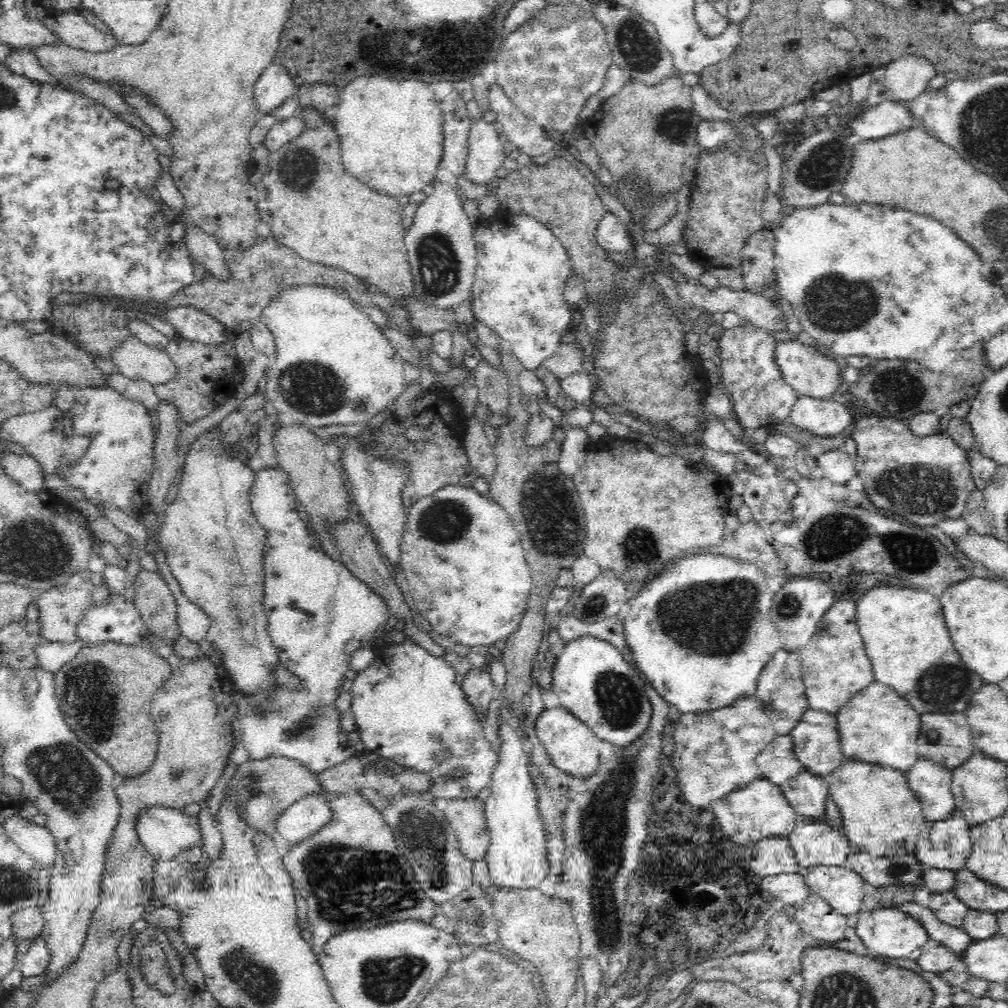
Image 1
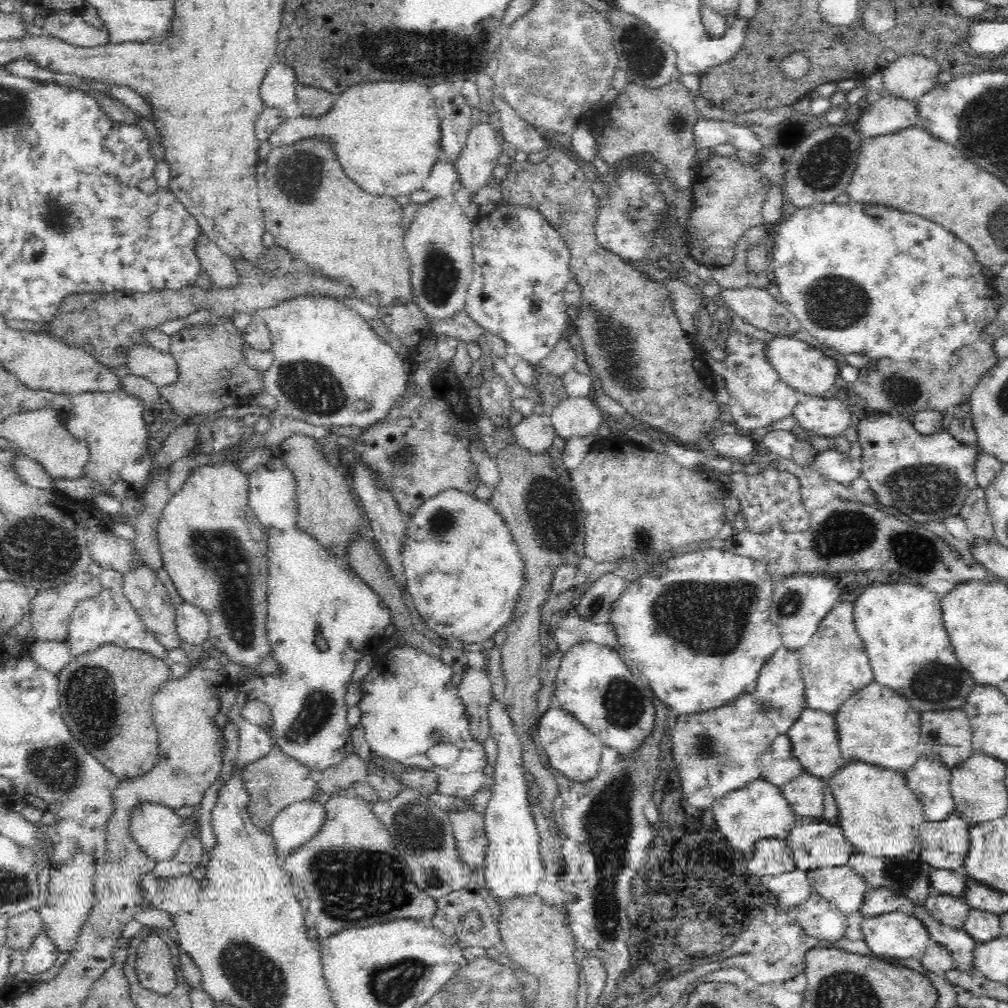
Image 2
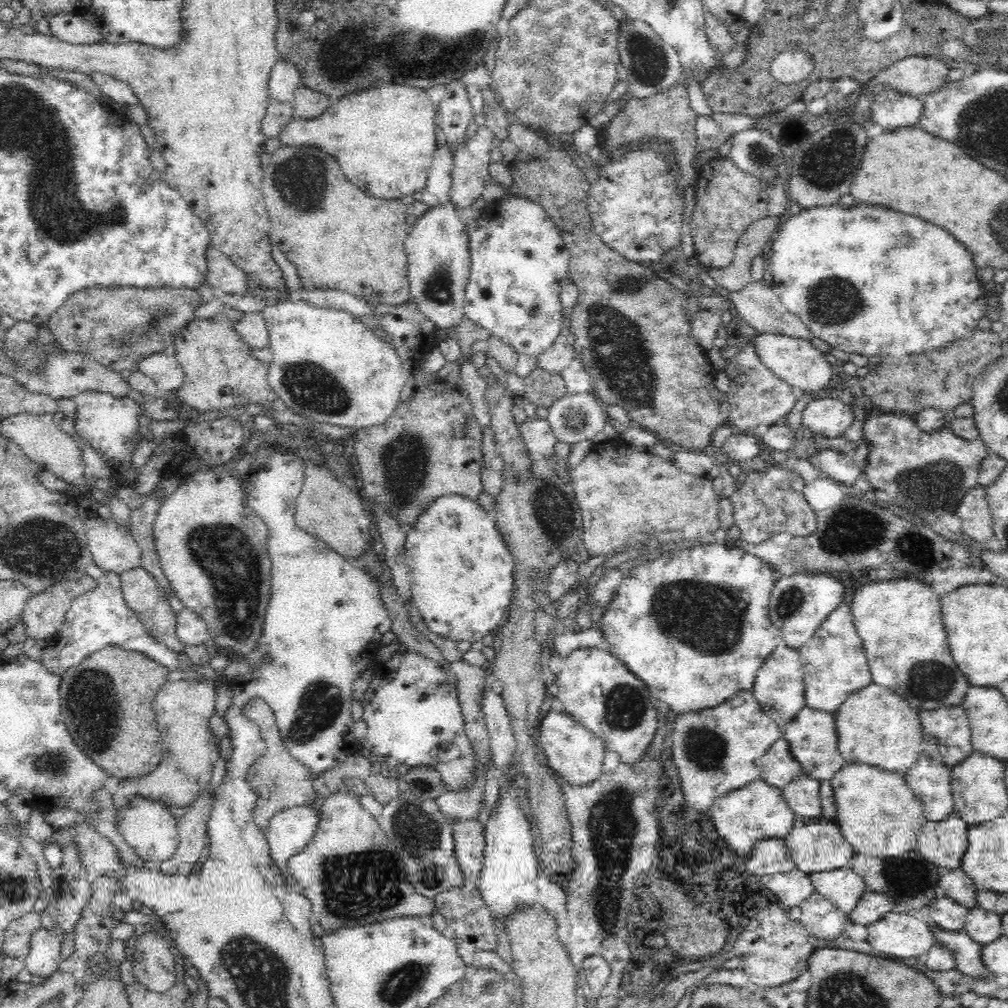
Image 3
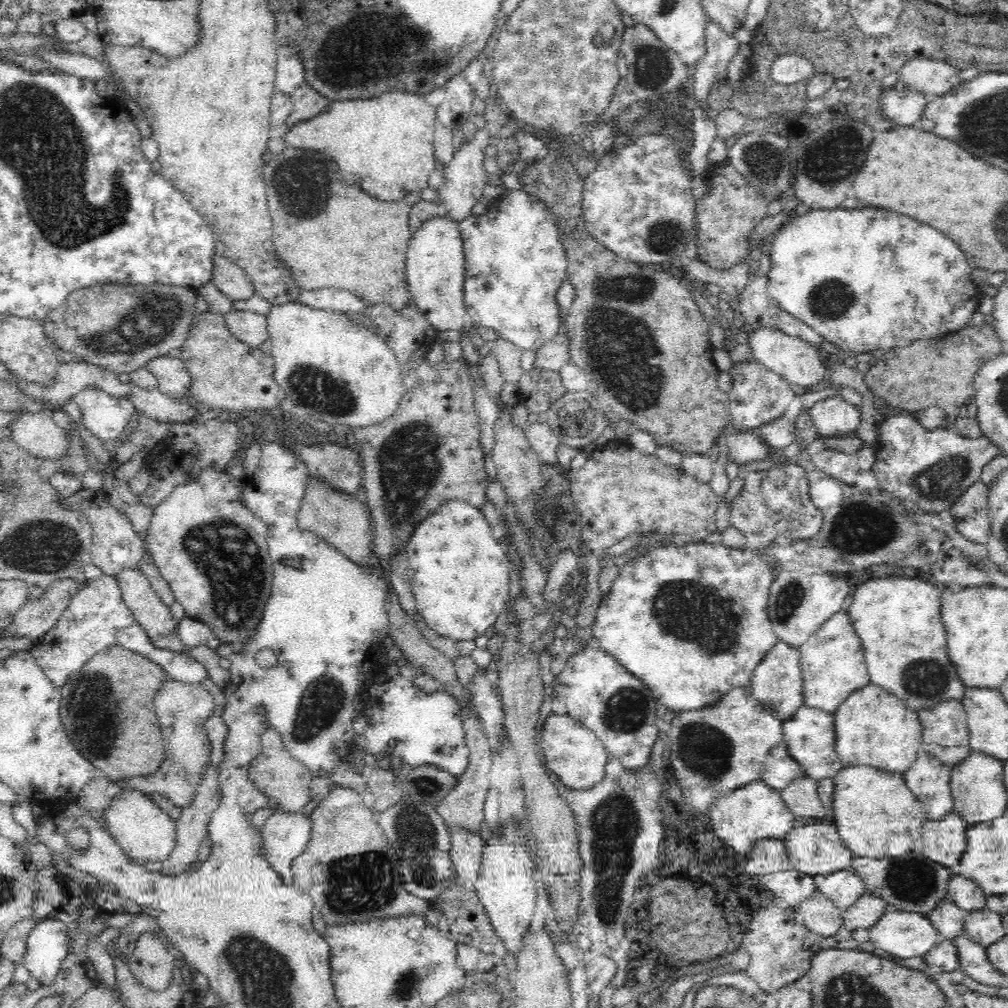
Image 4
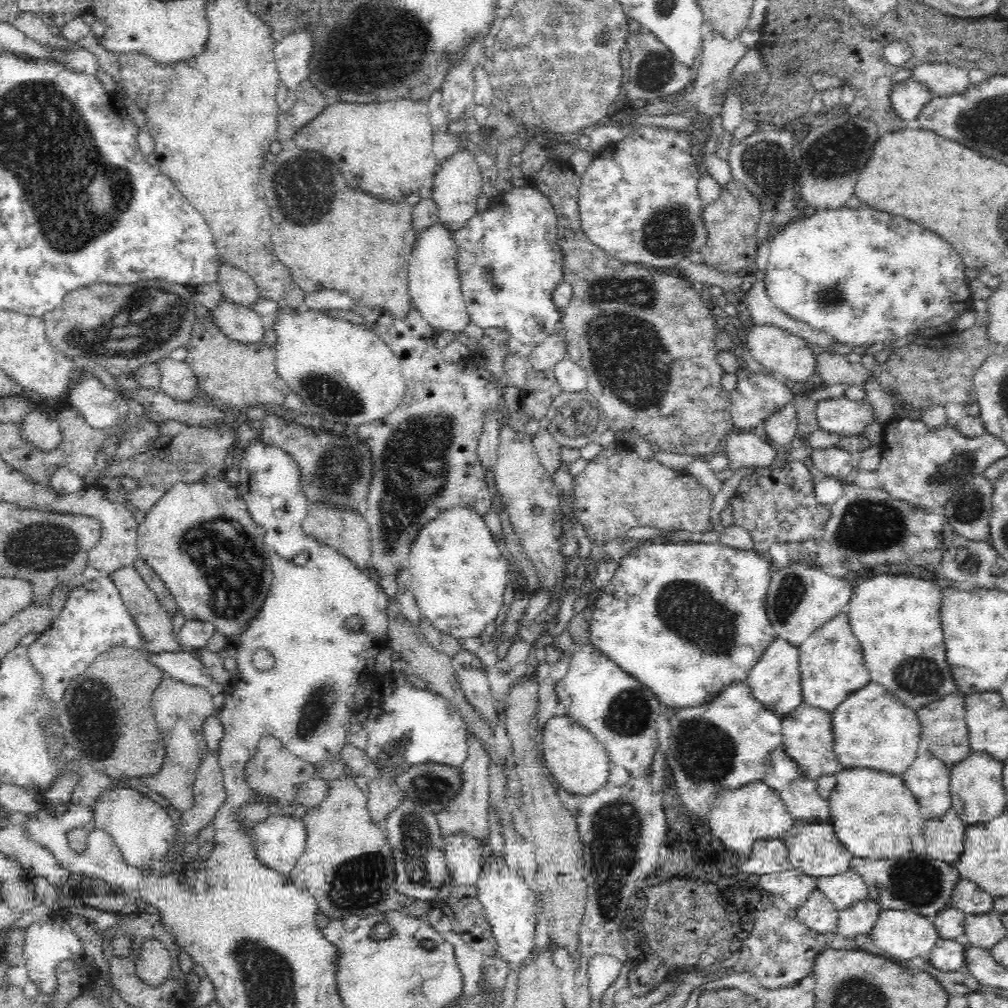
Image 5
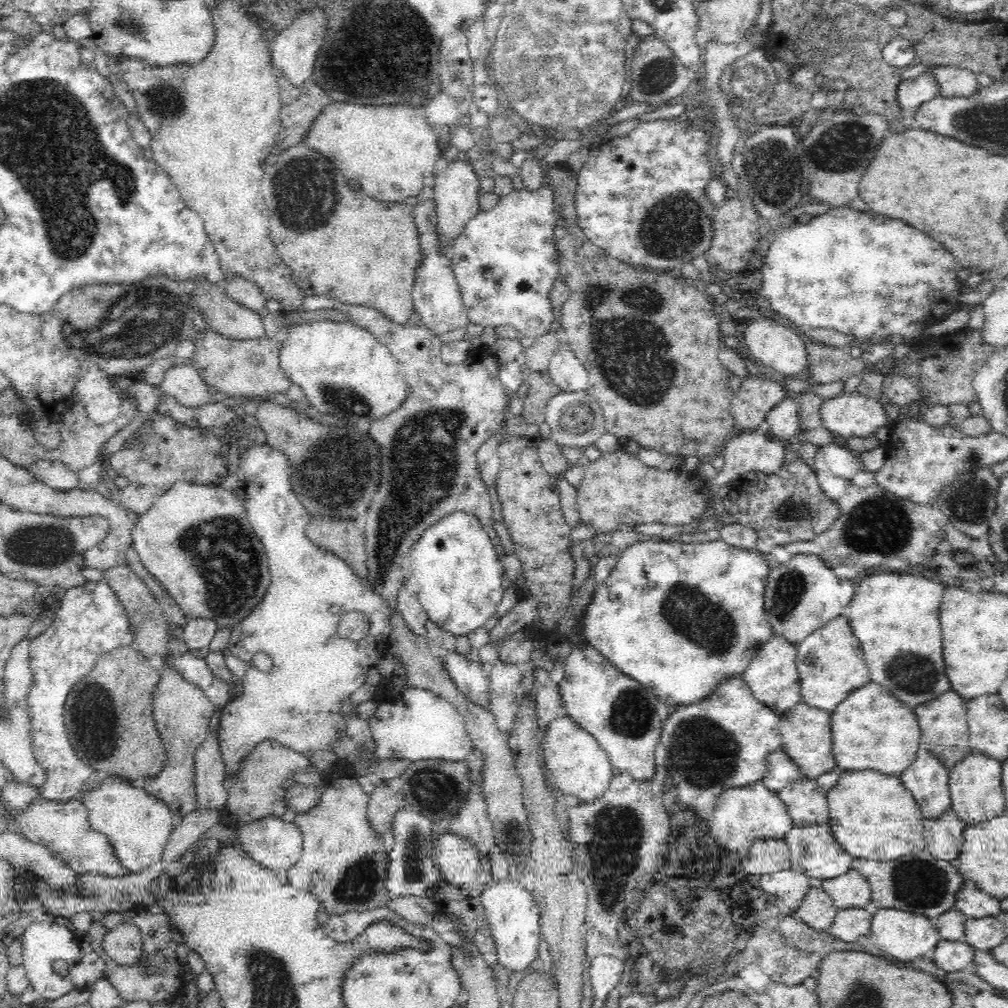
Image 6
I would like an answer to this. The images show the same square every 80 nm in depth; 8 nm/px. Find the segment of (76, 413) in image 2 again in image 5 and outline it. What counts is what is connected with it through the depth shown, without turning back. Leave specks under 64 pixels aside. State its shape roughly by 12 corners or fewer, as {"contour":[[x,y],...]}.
{"contour":[[88,370],[69,390],[96,429],[130,414],[128,401]]}

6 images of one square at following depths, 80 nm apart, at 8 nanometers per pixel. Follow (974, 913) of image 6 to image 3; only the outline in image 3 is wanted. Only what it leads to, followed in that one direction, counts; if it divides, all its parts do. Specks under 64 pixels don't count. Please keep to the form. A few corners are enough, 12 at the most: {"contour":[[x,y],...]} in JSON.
{"contour":[[962,869],[943,871],[940,888],[964,908],[979,888]]}

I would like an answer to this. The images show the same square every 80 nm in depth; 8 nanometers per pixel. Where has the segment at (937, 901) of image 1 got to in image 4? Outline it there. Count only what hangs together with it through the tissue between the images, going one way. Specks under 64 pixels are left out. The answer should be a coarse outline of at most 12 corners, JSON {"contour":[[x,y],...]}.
{"contour":[[945,899],[929,919],[941,939],[965,934],[966,910]]}

